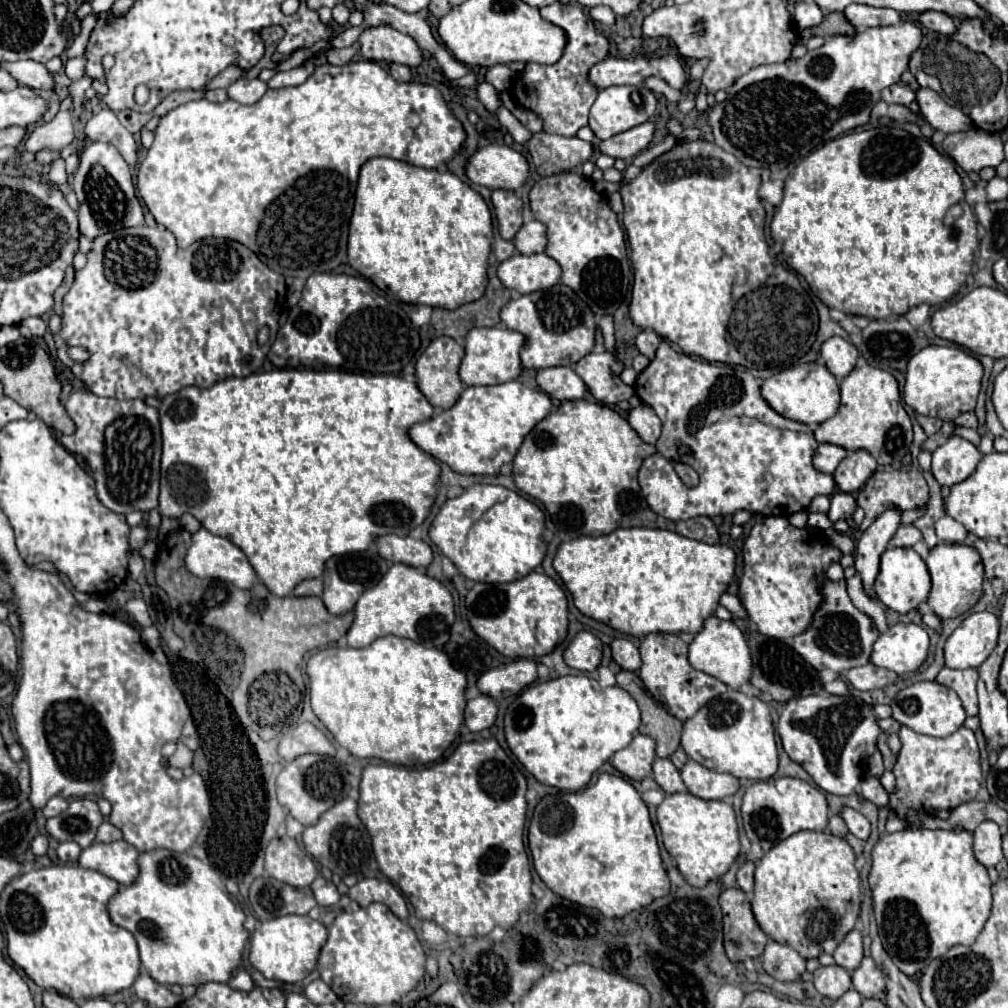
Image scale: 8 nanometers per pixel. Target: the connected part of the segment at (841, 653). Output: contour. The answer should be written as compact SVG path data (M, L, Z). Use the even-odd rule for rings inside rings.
M820 572L816 580L820 584L822 602L814 612L810 626L802 634L794 636L792 648L816 670L830 668L842 674L854 666L866 664L872 652L872 644L880 636L878 630L874 630L874 622L870 622L870 616L862 614L862 610L850 602L850 596L846 594L846 580L834 582L824 572Z

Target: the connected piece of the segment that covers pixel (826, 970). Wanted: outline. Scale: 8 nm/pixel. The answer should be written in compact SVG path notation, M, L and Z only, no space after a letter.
M832 964L832 966L820 966L816 972L814 972L814 986L816 990L830 998L830 1000L836 1000L840 998L846 990L850 990L852 982L850 982L850 972L838 964Z

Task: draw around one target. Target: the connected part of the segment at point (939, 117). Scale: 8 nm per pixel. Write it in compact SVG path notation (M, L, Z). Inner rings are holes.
M920 88L916 92L916 100L920 104L920 114L922 118L934 128L944 134L956 134L972 128L972 122L962 110L948 106L936 92L928 88Z

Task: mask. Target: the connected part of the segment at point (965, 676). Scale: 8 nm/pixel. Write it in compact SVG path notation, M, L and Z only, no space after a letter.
M942 668L938 678L938 684L954 690L960 700L962 706L966 710L968 716L976 716L978 714L978 700L976 700L976 682L978 682L978 672L974 668L968 670L952 670L952 668Z

